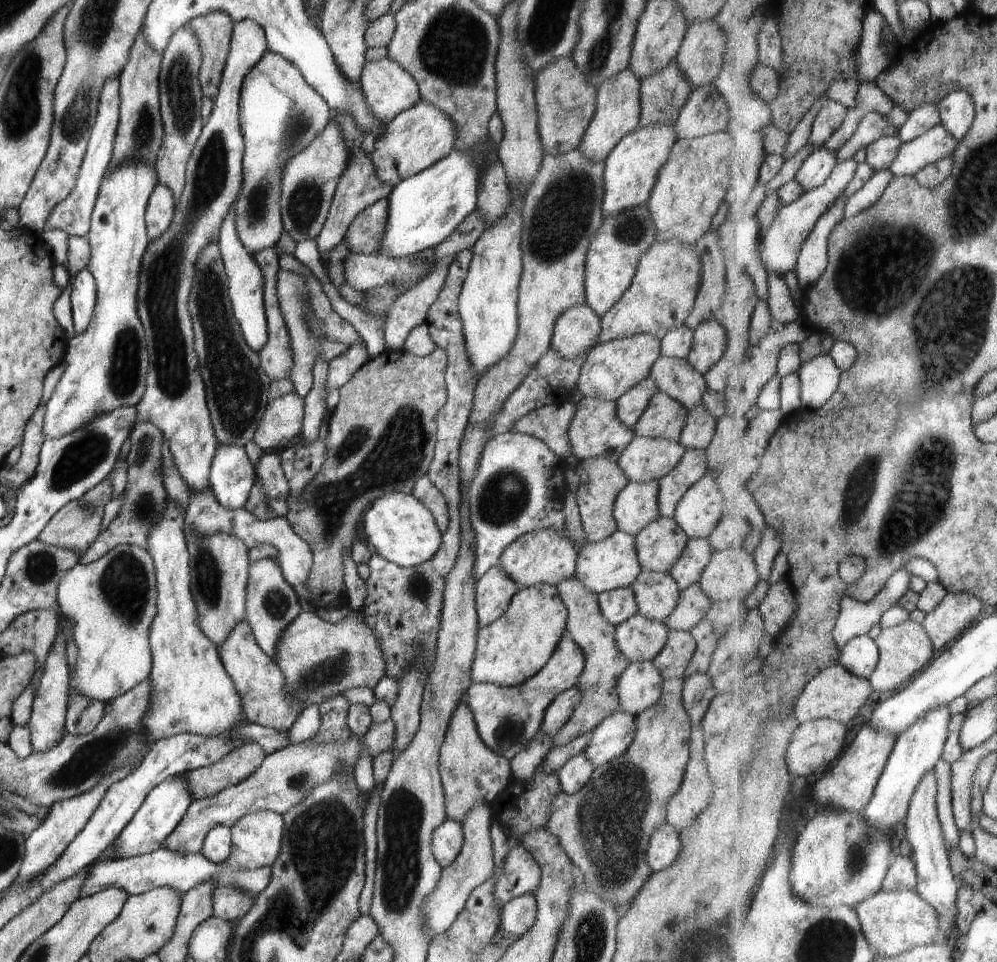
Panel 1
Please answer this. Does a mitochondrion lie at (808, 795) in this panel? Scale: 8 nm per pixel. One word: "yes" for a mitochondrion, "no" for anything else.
no

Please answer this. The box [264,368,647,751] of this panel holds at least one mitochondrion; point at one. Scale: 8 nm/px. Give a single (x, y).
(362, 464)

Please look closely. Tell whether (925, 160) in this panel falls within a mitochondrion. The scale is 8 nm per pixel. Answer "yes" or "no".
no

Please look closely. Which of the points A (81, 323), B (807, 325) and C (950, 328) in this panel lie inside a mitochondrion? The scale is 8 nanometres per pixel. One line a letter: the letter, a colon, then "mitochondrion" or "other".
A: other
B: other
C: mitochondrion

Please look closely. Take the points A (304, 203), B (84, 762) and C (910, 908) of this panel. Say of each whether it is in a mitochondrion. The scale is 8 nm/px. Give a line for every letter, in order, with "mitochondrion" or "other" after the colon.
A: mitochondrion
B: mitochondrion
C: other

